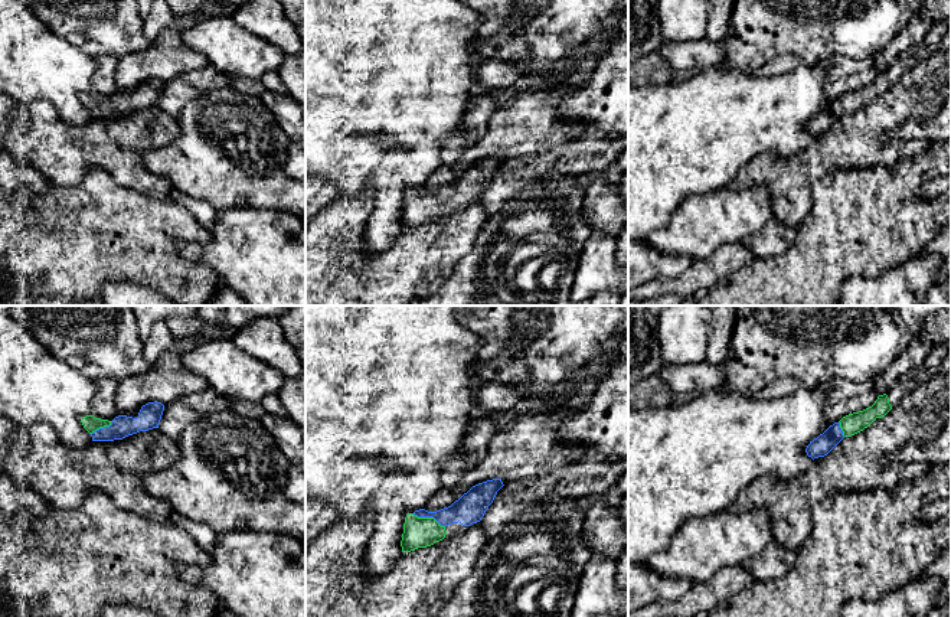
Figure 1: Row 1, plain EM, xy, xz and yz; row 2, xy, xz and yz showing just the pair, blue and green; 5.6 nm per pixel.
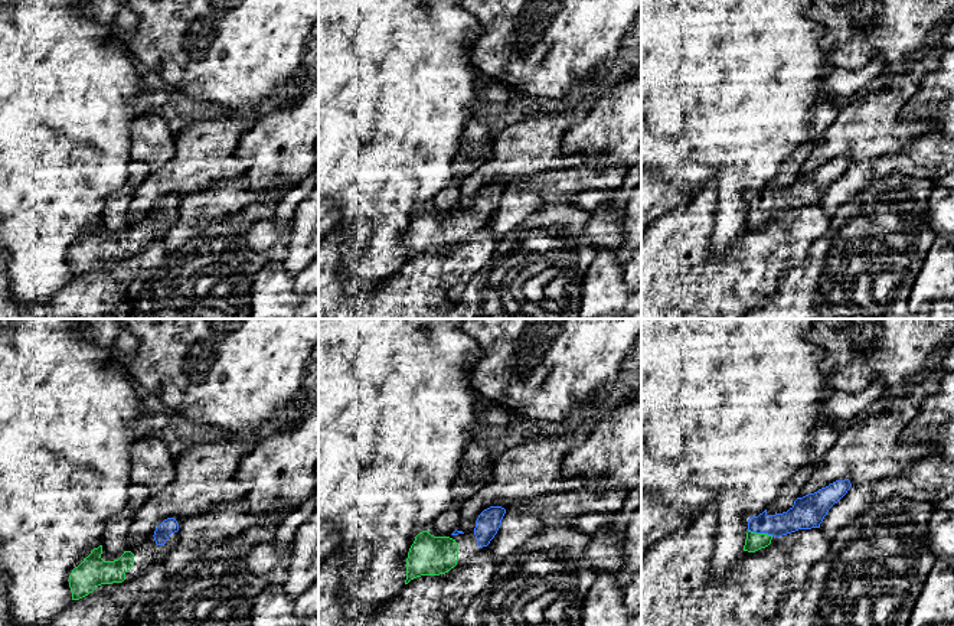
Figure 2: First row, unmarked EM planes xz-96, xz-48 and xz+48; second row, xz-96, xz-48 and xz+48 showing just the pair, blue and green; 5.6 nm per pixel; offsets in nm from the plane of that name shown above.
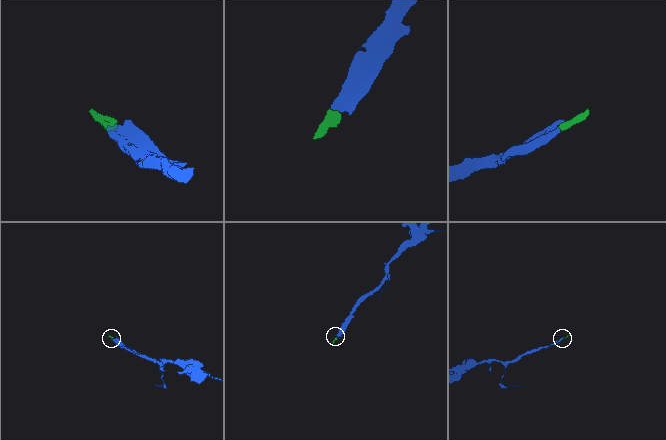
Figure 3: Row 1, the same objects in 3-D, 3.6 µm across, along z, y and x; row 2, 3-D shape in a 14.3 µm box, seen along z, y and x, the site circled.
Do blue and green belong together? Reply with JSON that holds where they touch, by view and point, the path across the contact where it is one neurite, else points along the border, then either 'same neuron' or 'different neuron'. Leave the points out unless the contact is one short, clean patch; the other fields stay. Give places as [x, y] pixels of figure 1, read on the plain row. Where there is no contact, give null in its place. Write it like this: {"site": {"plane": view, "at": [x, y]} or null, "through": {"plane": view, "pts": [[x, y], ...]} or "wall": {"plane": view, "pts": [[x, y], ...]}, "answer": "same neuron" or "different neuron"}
{"site": {"plane": "xz", "at": [428, 193]}, "through": {"plane": "xz", "pts": [[470, 185], [447, 193], [428, 193], [418, 209]]}, "answer": "same neuron"}

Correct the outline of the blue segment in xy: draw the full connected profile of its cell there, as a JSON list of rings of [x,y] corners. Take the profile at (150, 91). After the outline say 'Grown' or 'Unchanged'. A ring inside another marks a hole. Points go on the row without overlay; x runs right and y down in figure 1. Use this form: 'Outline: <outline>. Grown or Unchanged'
Outline: [[[148,79],[141,84],[138,94],[118,92],[112,98],[86,92],[81,97],[84,105],[91,111],[92,118],[122,117],[140,108],[158,105],[164,82],[161,79]]]. Grown

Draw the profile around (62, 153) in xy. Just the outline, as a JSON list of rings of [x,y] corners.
[[[39,99],[27,105],[20,105],[20,112],[9,128],[6,148],[16,161],[33,167],[50,185],[76,186],[91,169],[105,170],[118,185],[146,195],[151,199],[170,199],[174,189],[171,182],[161,174],[154,174],[144,164],[144,154],[173,143],[180,134],[176,118],[166,114],[160,105],[140,108],[122,117],[92,118],[84,125],[71,125],[61,120],[55,105],[48,99]]]

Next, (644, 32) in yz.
[[[628,0],[628,62],[658,50],[663,42],[657,0]]]

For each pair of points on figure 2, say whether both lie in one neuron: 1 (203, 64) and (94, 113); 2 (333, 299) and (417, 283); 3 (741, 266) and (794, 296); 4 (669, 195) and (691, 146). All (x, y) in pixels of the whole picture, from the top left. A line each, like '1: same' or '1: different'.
1: different
2: same
3: different
4: different

